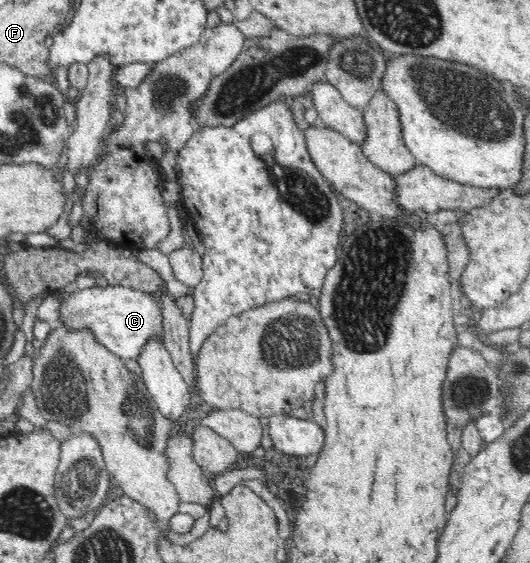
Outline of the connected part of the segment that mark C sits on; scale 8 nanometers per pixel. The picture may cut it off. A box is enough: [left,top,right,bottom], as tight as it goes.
[59,285,165,360]

